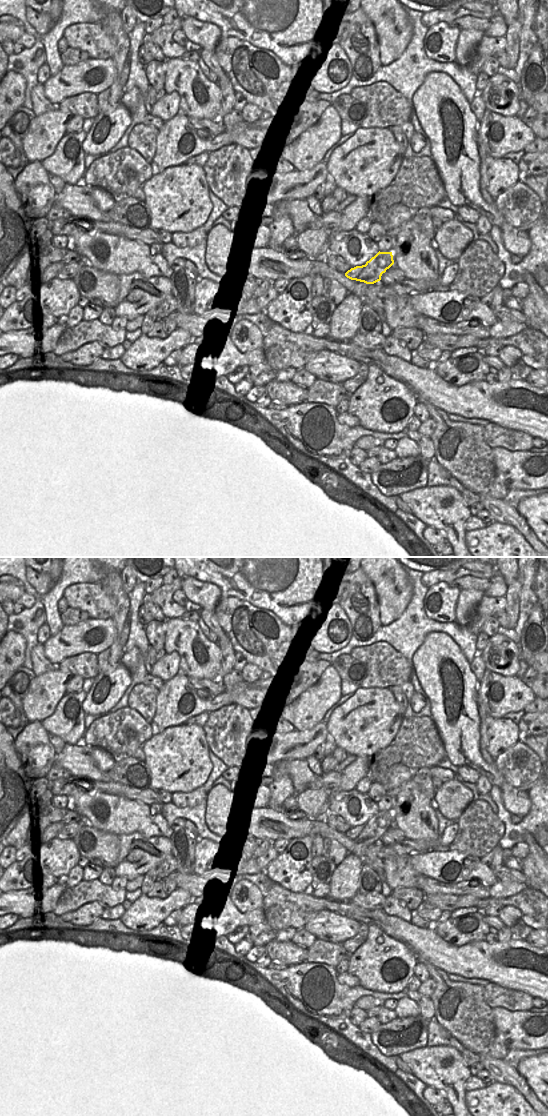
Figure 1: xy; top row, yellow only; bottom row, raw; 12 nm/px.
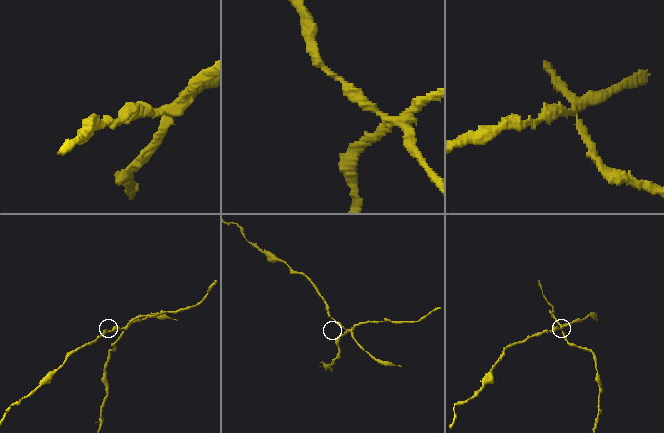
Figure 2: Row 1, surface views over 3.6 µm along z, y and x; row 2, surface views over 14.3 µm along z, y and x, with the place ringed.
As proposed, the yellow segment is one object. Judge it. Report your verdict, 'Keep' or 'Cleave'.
Cleave.

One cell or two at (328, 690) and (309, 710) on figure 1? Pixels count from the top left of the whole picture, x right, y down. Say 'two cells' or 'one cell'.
one cell

